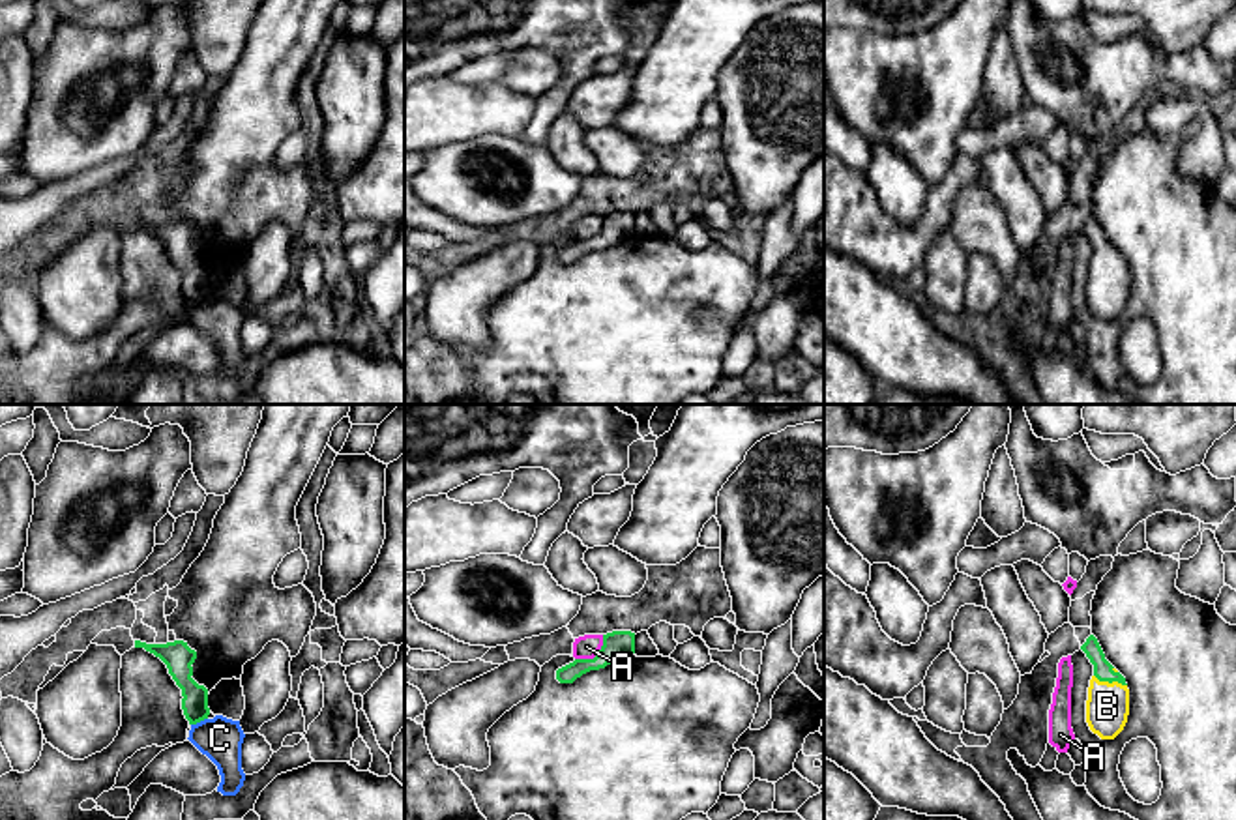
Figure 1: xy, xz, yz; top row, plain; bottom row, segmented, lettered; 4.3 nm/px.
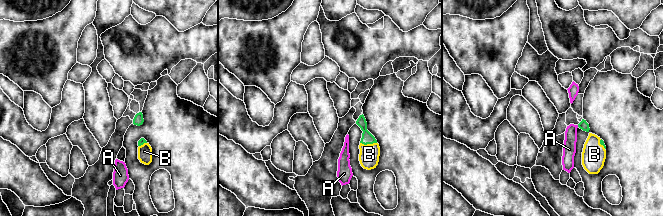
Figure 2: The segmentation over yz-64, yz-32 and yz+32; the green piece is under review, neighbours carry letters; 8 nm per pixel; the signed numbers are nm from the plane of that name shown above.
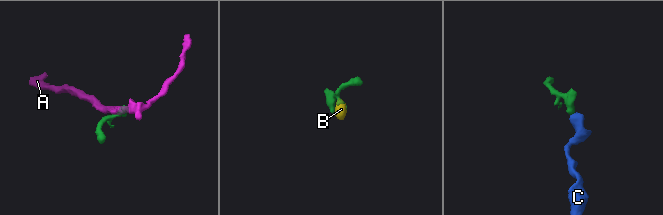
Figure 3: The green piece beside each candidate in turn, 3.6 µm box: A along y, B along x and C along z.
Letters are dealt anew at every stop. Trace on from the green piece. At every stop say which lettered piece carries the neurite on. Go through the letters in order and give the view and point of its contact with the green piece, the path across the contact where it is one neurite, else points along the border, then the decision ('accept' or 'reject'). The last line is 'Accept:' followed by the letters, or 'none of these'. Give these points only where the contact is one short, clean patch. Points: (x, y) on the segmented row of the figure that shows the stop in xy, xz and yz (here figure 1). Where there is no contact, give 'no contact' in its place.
A: contact xz (596, 656); border xz (603, 635), (603, 644), (592, 658), (575, 659); reject
B: contact yz (1111, 682); way yz (1103, 671), (1111, 682), (1107, 706); accept
C: contact xy (199, 721); border xy (206, 717), (191, 725); reject
Accept: B

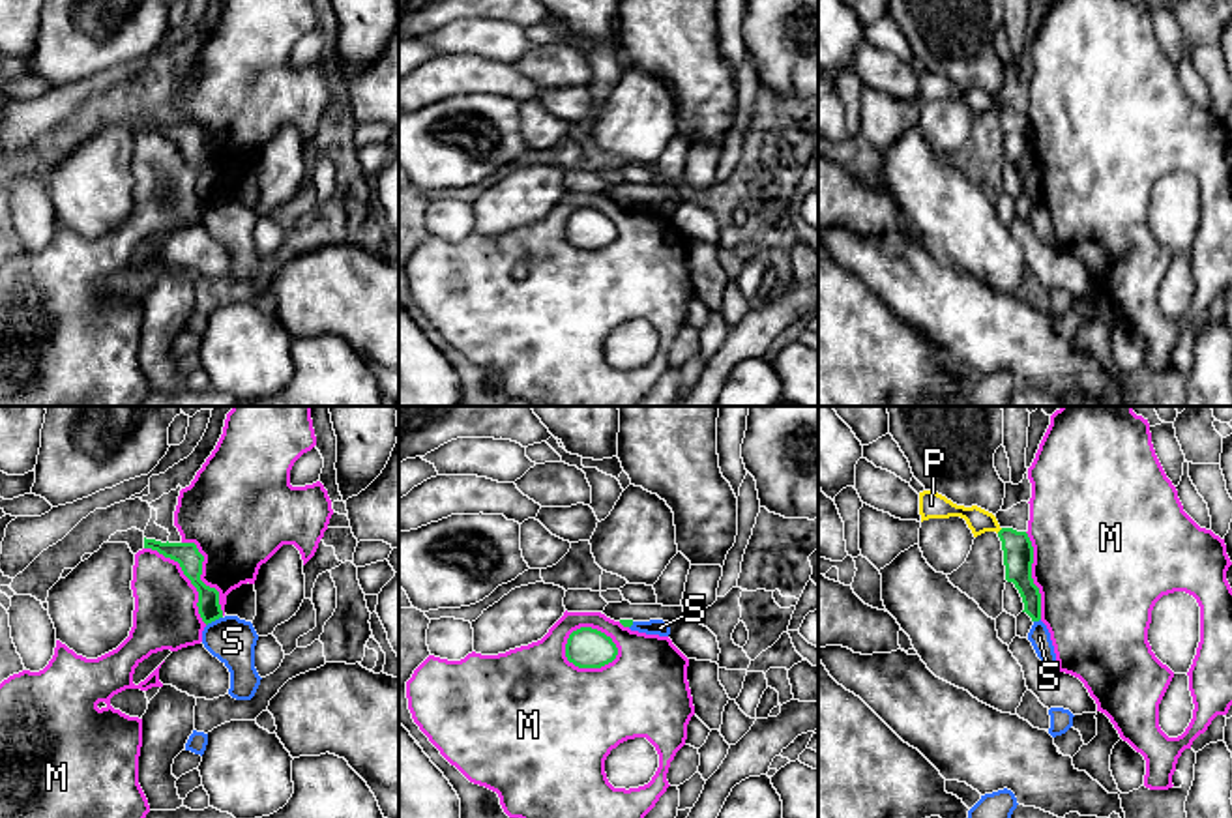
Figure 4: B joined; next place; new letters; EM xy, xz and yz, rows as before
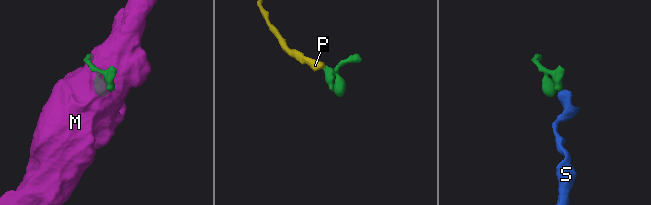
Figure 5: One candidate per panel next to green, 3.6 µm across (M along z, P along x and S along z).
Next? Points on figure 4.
M: contact xz (586, 667); border xz (564, 644), (564, 656), (579, 667), (603, 667), (618, 654); reject
P: contact yz (1000, 530); way yz (1017, 547), (1000, 530), (980, 521); accept
S: contact xy (214, 620); border xy (221, 616), (206, 626); reject
Accept: P

